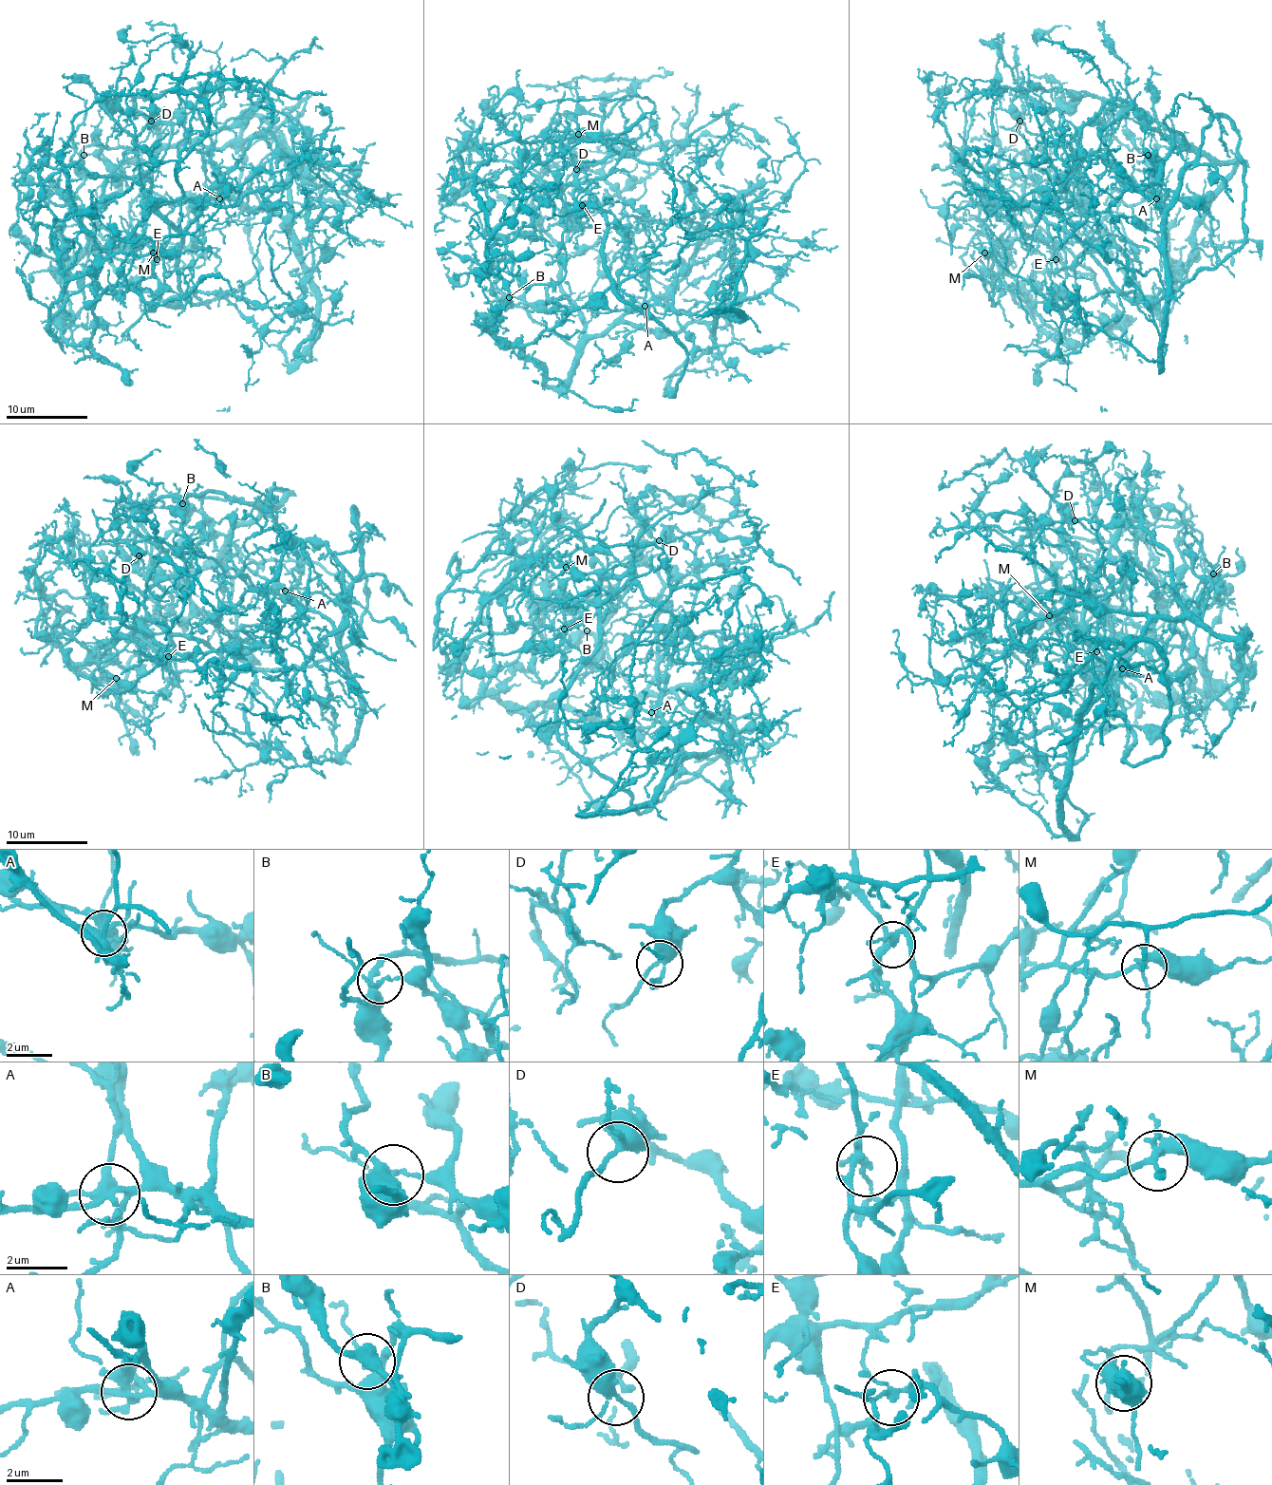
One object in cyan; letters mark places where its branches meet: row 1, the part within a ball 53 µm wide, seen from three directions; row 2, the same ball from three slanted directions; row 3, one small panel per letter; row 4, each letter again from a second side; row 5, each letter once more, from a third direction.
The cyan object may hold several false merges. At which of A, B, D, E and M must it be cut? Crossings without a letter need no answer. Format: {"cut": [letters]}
{"cut": ["A", "B", "E"]}

